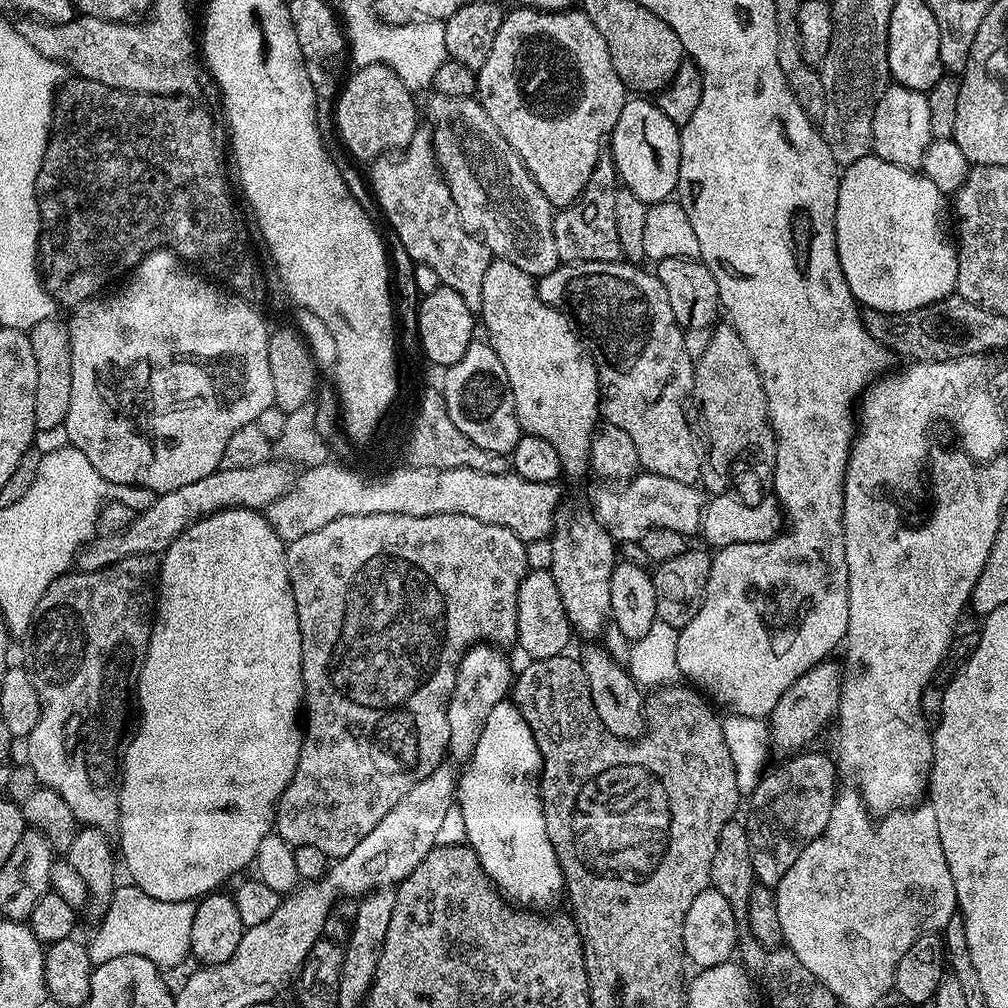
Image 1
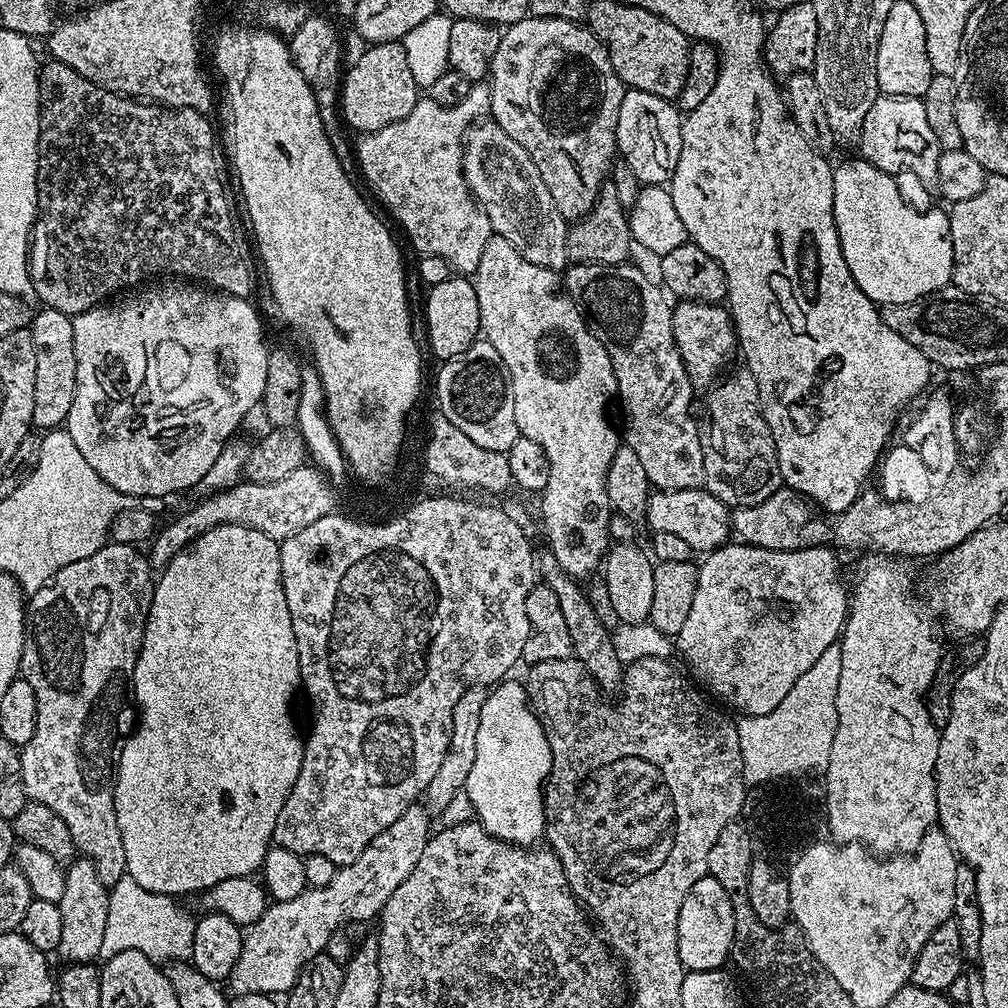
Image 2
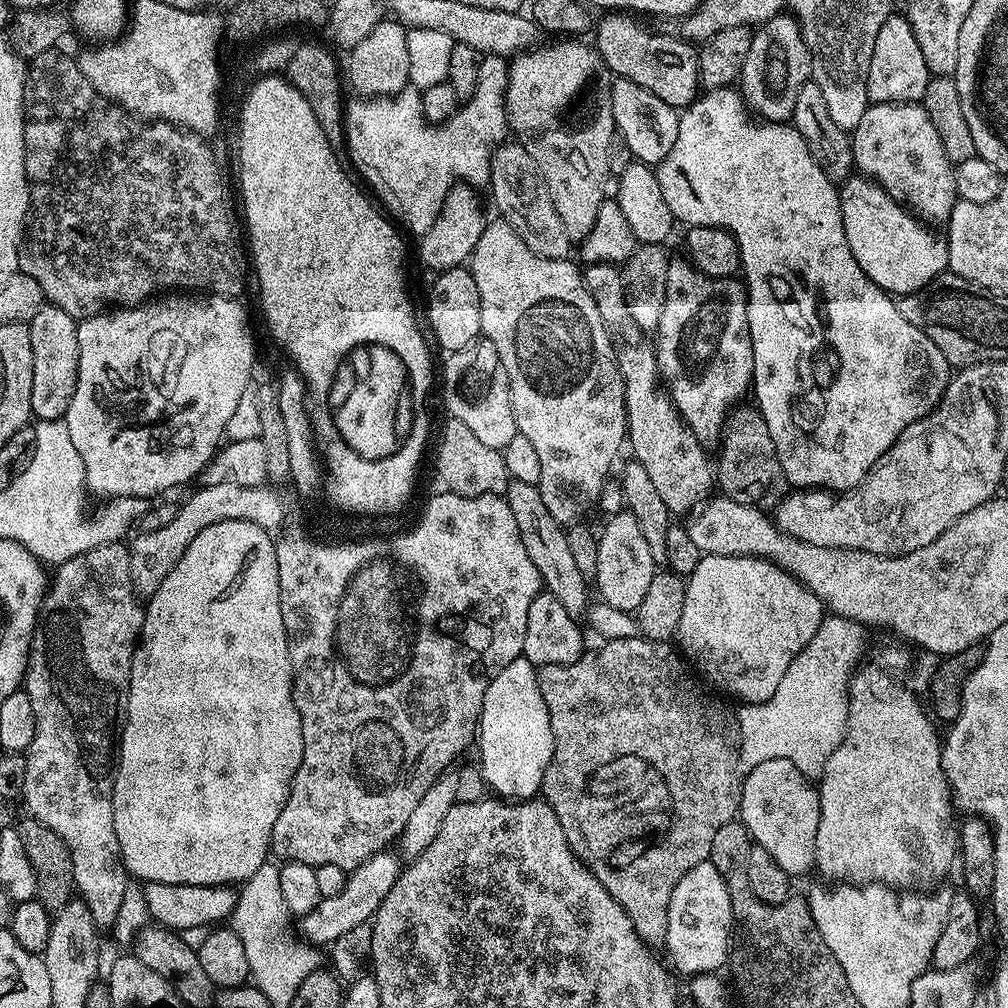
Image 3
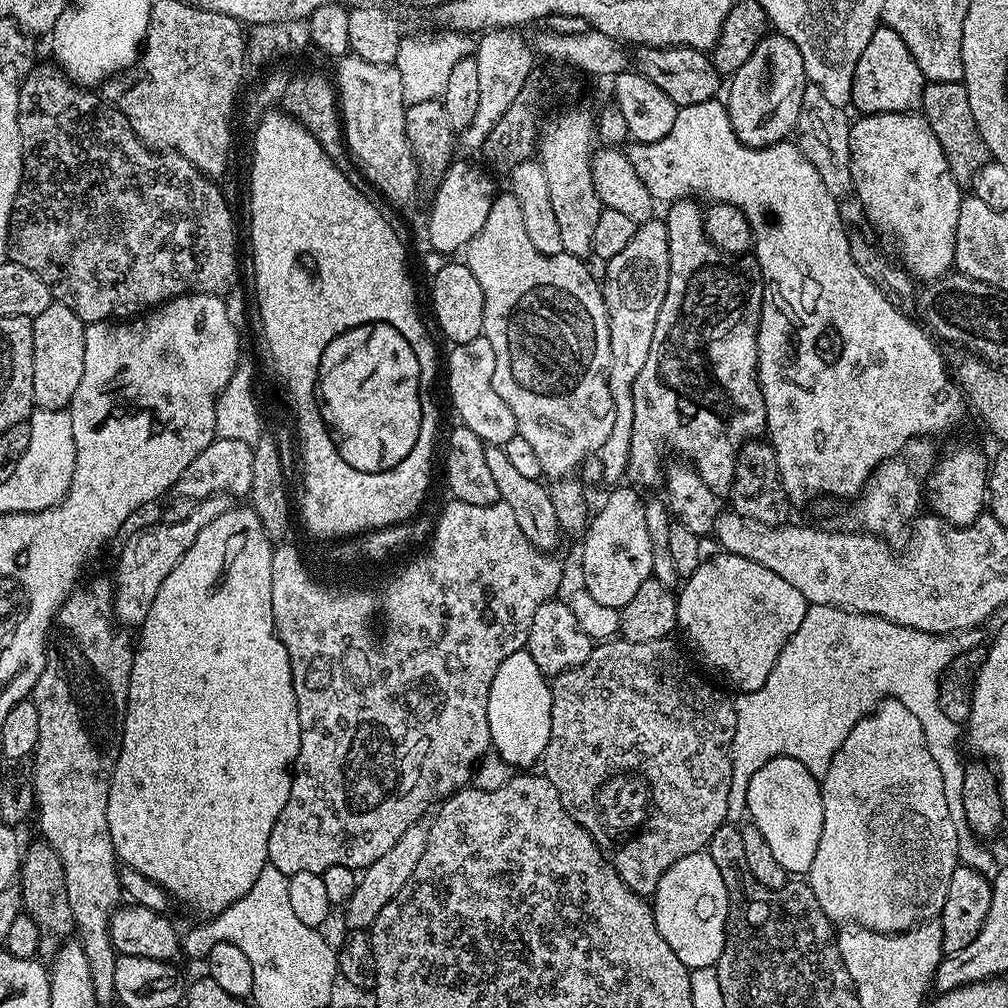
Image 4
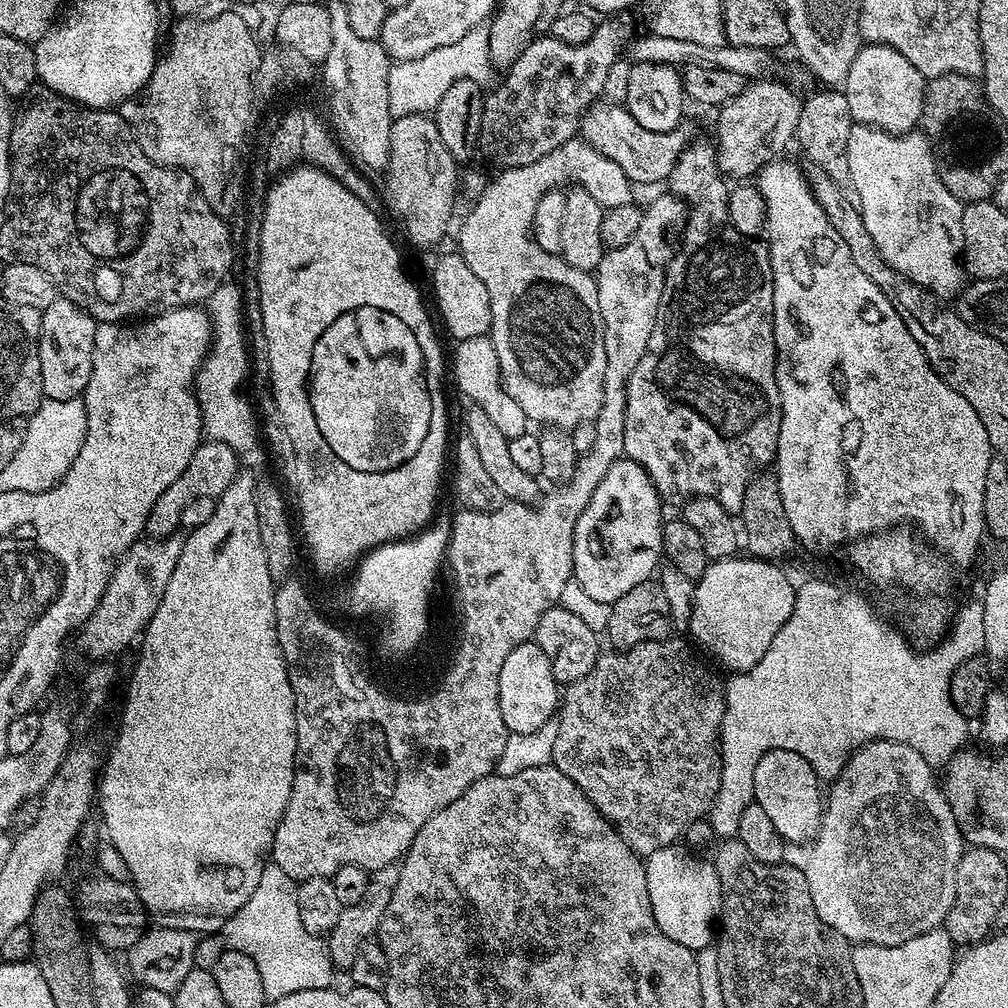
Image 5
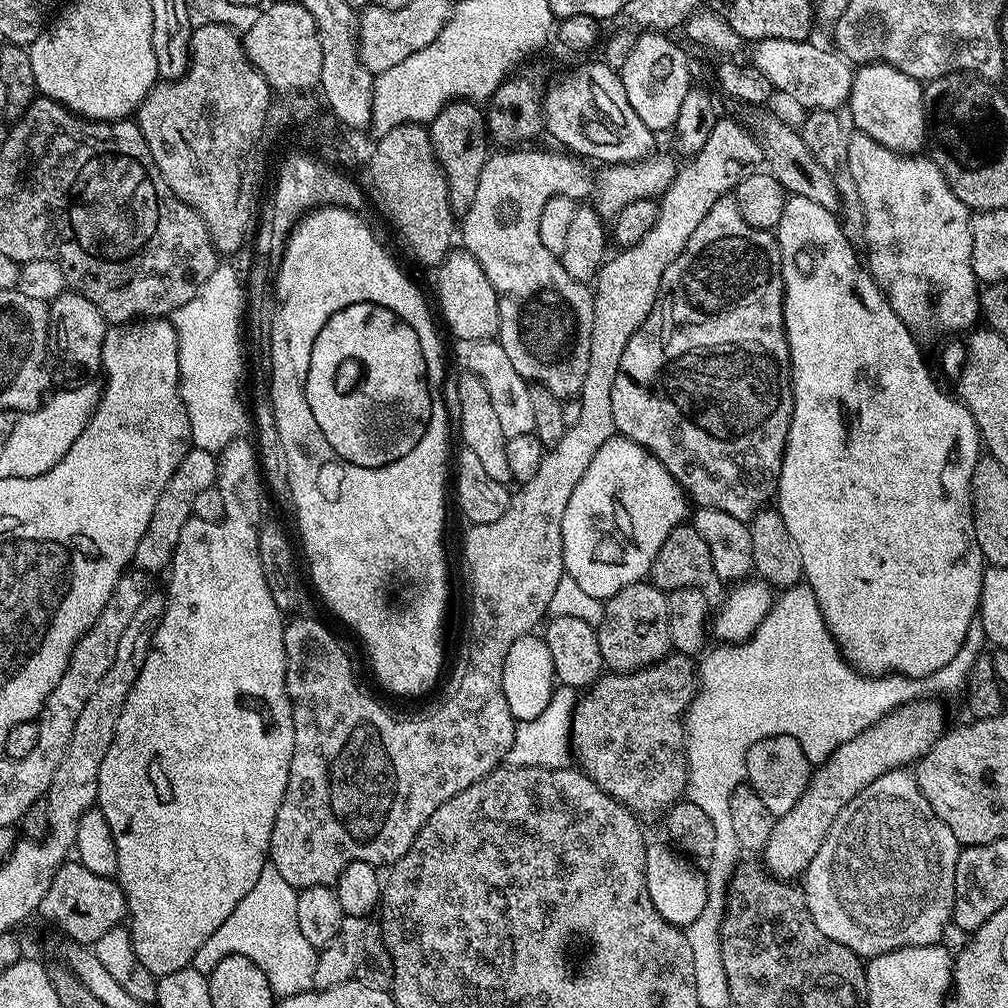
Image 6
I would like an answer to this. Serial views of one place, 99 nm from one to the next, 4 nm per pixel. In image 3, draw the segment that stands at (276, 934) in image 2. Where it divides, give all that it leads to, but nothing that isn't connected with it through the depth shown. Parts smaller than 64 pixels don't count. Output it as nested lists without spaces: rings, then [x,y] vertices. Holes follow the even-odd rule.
[[[385,850],[374,854],[369,860],[348,872],[348,881],[337,896],[321,898],[318,906],[310,910],[310,914],[299,917],[299,935],[313,946],[331,946],[335,940],[342,938],[342,934],[346,934],[346,930],[369,923],[375,916],[378,906],[382,906],[386,894],[390,894],[390,890],[396,885],[401,871],[402,860],[395,851]]]

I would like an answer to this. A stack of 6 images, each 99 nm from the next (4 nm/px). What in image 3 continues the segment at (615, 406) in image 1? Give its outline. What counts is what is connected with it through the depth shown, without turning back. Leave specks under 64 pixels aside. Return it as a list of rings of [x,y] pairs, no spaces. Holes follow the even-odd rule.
[[[589,264],[583,269],[584,284],[592,291],[598,314],[612,339],[620,377],[624,379],[624,409],[628,419],[627,447],[654,482],[669,513],[688,514],[709,499],[714,492],[714,468],[708,464],[705,445],[688,429],[688,423],[672,405],[667,387],[662,386],[653,341],[640,329],[628,309],[624,278],[619,267]]]

